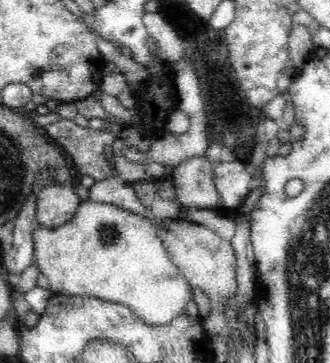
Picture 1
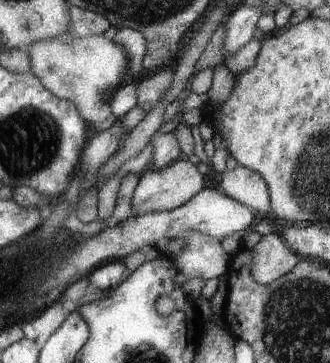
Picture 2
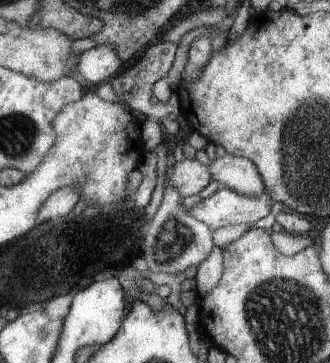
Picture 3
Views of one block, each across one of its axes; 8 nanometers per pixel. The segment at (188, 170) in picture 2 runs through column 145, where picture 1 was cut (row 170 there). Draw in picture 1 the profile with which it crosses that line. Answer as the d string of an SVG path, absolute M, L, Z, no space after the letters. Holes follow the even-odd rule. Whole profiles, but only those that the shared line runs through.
M206 156L188 158L172 168L170 182L174 184L176 202L182 208L192 210L220 210L222 202L214 186L214 164Z

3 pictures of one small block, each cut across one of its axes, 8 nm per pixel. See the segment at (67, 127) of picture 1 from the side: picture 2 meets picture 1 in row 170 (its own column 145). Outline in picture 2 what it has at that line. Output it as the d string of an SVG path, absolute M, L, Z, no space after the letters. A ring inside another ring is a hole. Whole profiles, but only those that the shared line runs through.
M163 68L153 76L145 78L143 82L139 82L135 88L137 106L143 112L149 112L163 98L165 90L171 86L171 78L173 78L173 68Z

